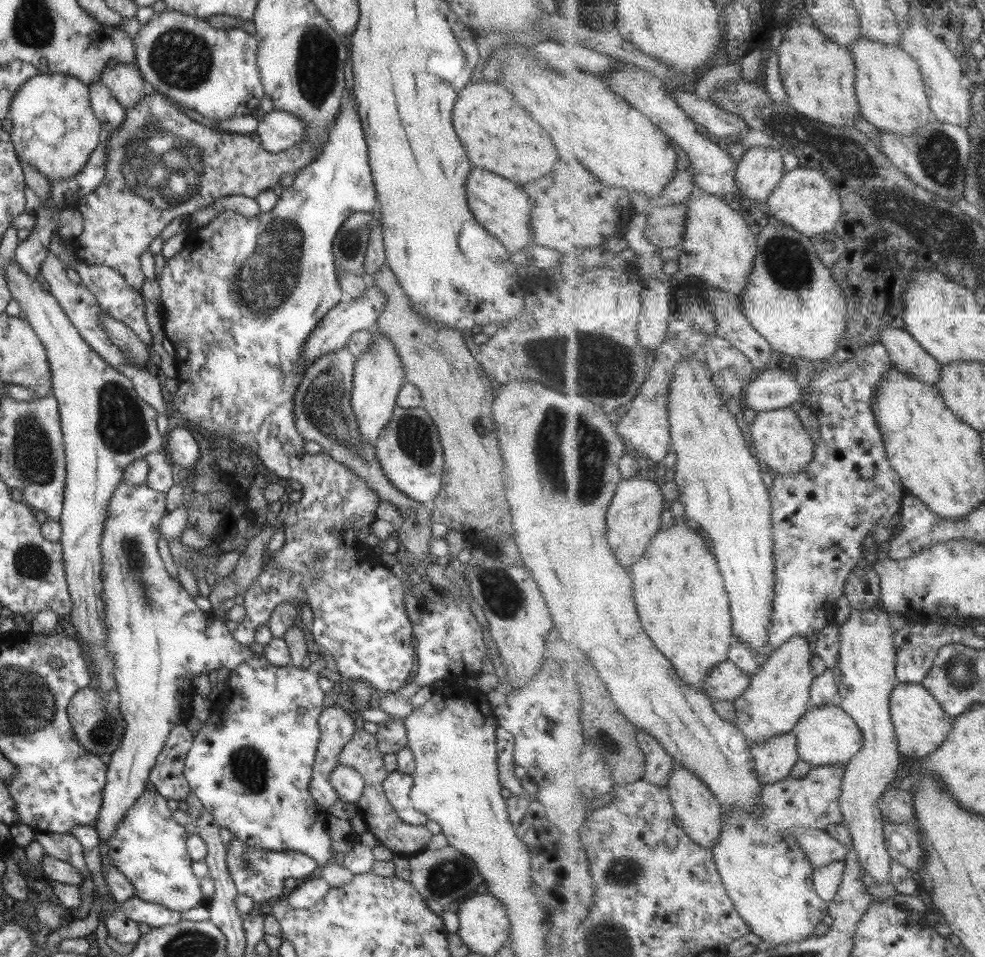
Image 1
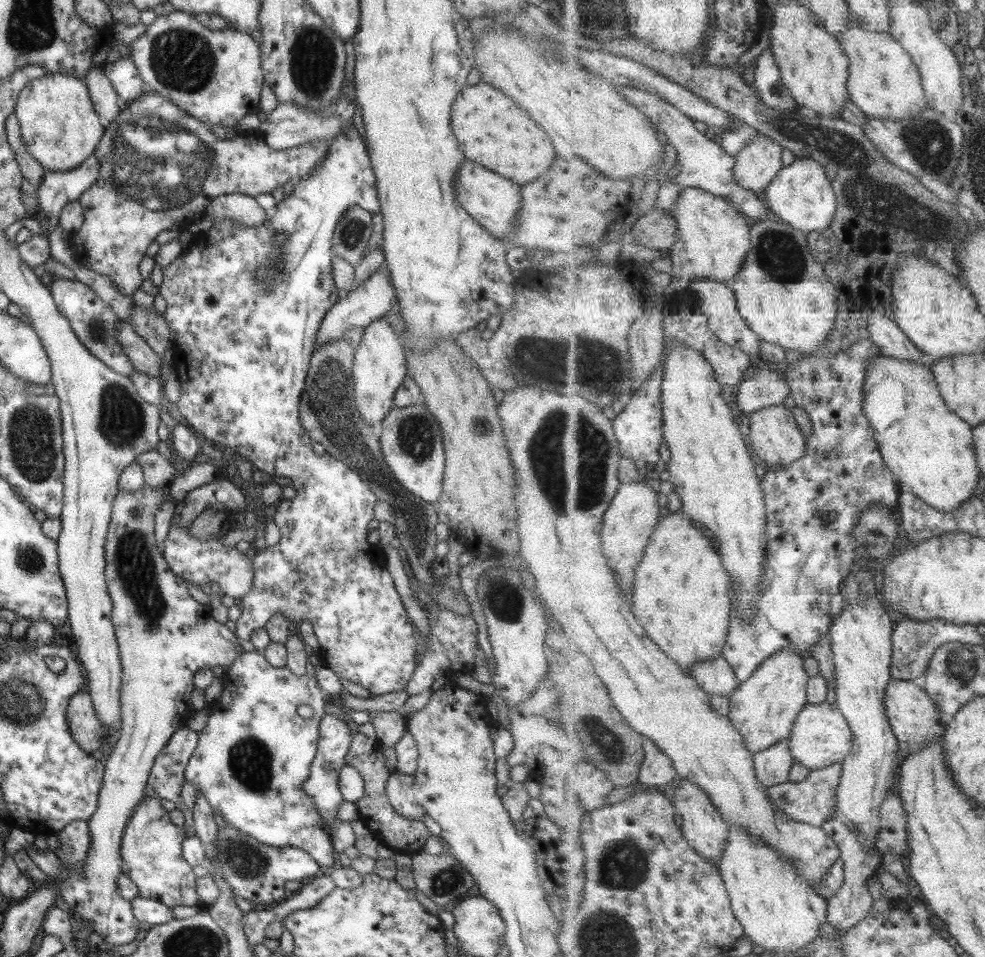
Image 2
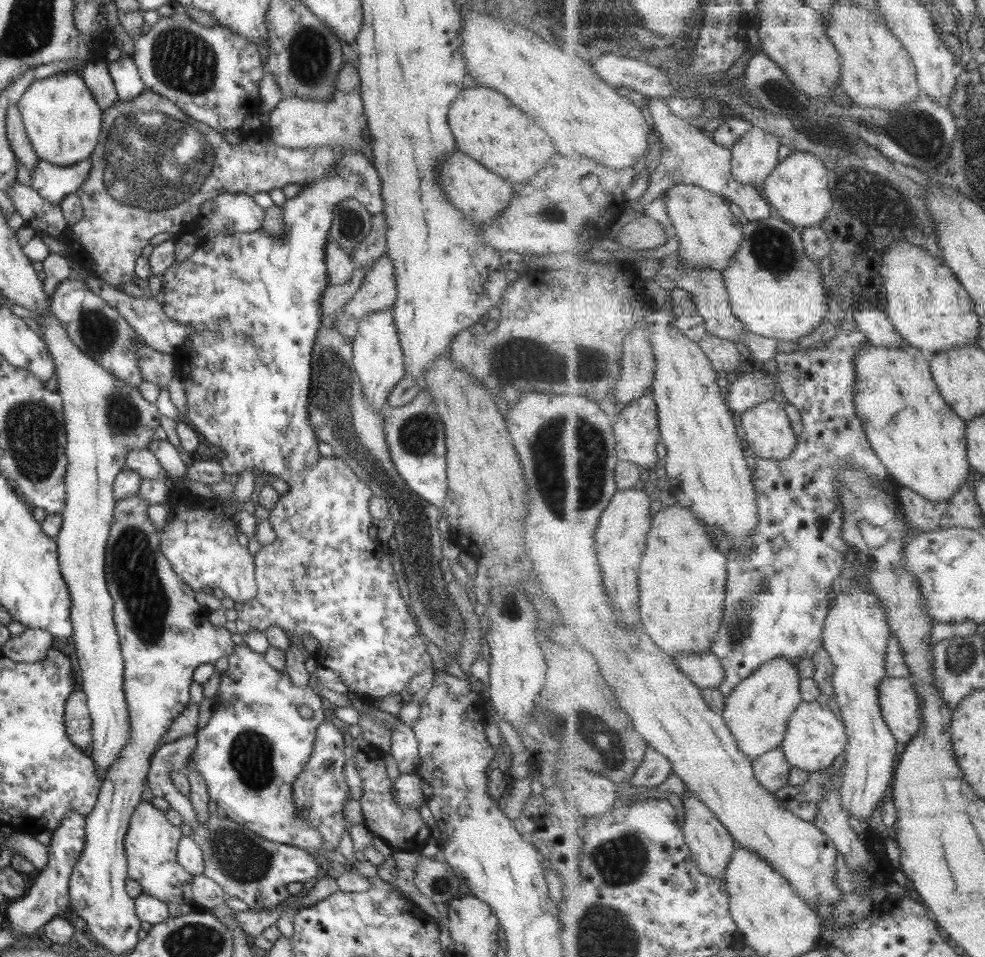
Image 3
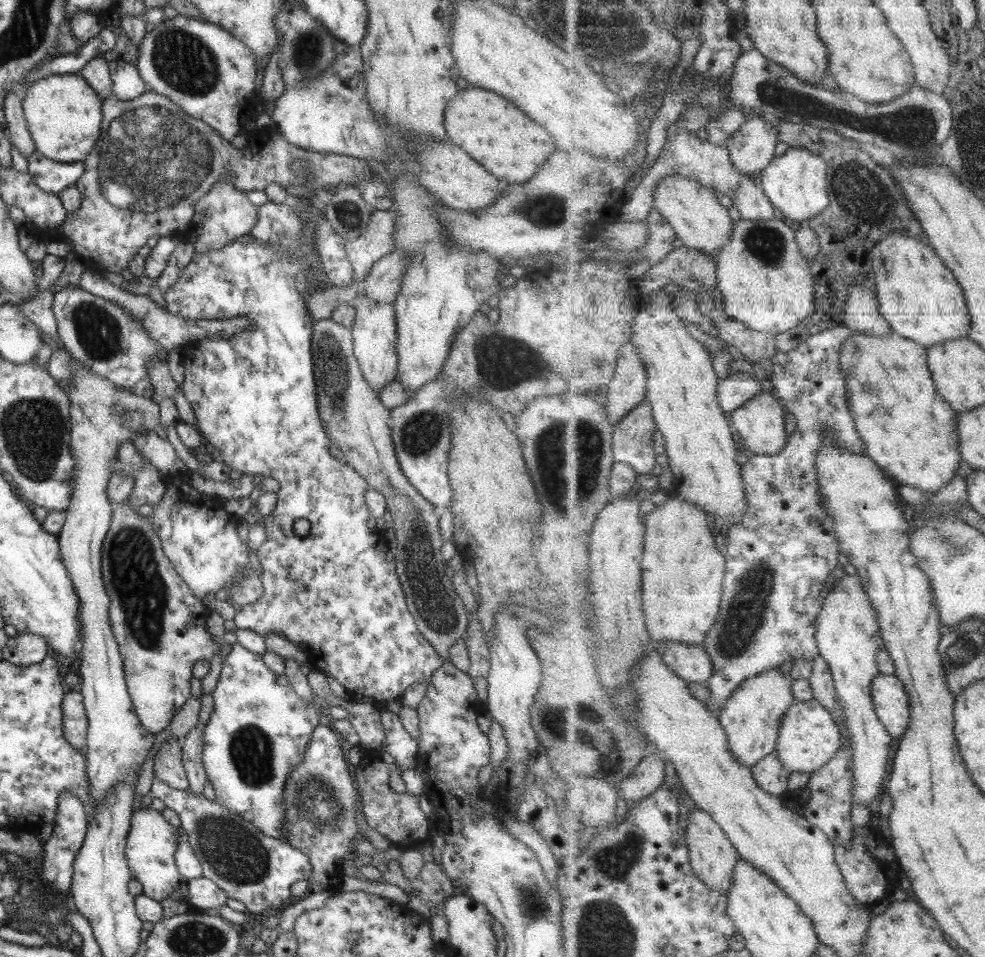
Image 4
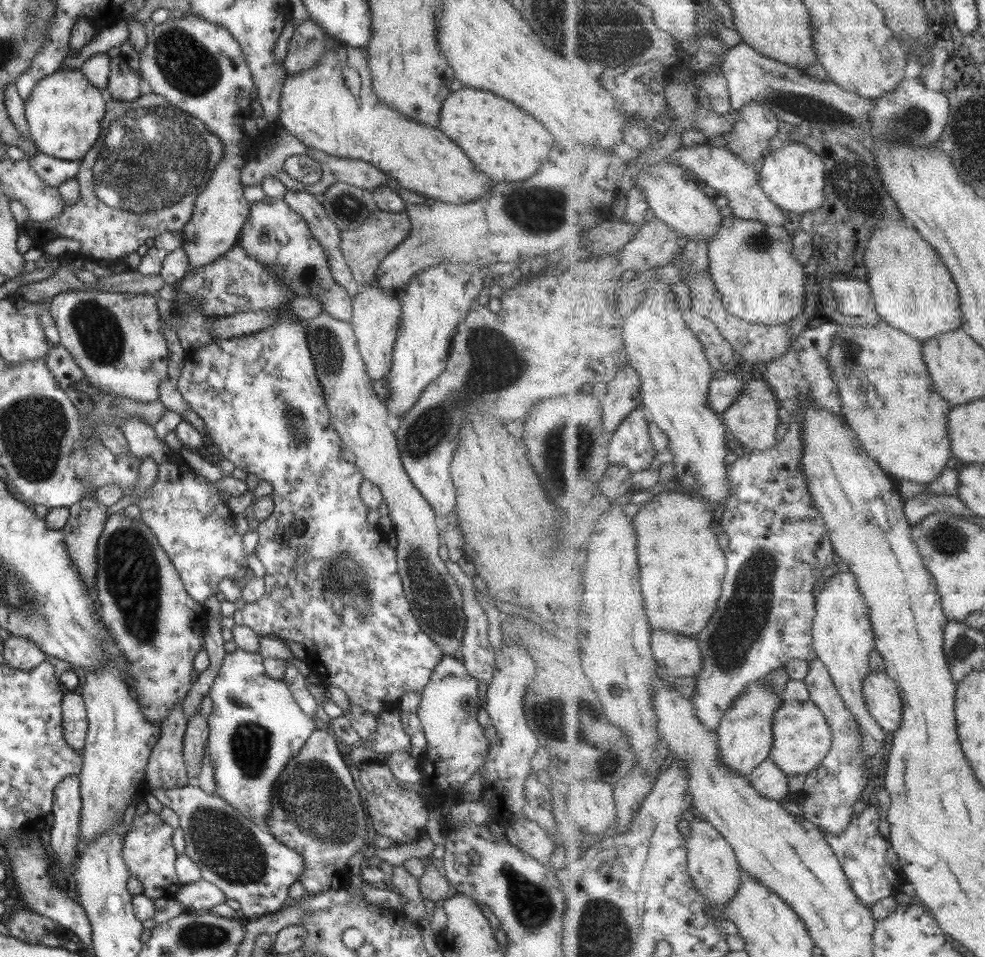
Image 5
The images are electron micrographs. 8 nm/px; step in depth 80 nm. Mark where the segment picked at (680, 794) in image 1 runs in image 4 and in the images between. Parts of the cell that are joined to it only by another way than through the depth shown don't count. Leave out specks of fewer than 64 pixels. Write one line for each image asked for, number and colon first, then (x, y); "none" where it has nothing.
2: (705, 828)
3: (708, 838)
4: (714, 859)

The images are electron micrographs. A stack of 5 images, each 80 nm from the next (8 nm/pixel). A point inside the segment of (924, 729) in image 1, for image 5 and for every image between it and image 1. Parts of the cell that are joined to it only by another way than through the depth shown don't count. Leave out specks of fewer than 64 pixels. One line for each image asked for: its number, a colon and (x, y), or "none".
2: (916, 720)
3: (900, 703)
4: (893, 704)
5: (882, 695)

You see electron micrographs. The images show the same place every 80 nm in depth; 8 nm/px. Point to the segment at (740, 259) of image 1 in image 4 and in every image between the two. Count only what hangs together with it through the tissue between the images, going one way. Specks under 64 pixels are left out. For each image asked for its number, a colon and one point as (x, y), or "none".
2: (714, 241)
3: (708, 233)
4: (701, 222)

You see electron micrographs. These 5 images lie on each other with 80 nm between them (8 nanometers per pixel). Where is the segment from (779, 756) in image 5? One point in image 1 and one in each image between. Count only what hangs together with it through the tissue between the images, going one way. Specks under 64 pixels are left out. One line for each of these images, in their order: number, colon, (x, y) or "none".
1: (827, 735)
2: (822, 736)
3: (815, 738)
4: (810, 737)

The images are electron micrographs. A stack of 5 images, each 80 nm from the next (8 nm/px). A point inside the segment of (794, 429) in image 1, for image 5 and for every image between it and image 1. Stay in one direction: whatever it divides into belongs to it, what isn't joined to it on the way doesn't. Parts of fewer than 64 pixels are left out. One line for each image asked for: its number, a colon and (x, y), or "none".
2: (775, 438)
3: (767, 428)
4: (760, 423)
5: (753, 418)

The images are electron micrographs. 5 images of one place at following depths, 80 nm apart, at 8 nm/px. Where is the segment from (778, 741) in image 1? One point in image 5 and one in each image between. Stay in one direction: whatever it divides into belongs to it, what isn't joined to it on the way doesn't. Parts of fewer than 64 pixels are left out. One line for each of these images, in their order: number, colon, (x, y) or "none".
2: (773, 766)
3: (772, 769)
4: (770, 774)
5: (771, 781)

